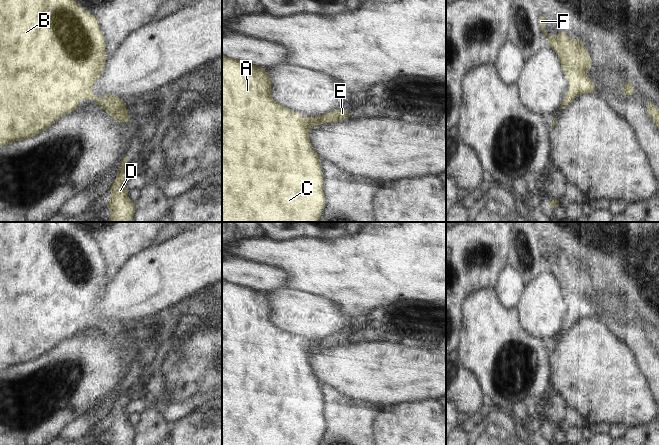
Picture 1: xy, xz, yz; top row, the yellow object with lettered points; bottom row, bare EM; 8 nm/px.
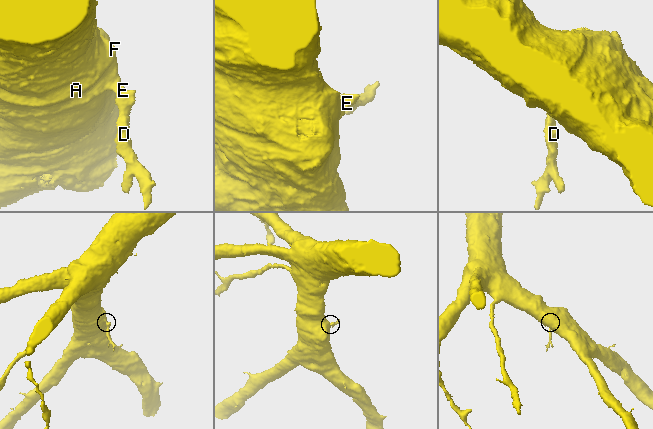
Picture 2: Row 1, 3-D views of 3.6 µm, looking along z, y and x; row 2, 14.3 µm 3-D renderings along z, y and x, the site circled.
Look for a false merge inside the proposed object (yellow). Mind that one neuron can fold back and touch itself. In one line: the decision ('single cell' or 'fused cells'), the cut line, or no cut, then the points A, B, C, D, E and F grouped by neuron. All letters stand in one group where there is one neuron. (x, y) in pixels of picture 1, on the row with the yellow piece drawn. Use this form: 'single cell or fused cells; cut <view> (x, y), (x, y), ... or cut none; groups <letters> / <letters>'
single cell; cut none; groups A B C D E F

